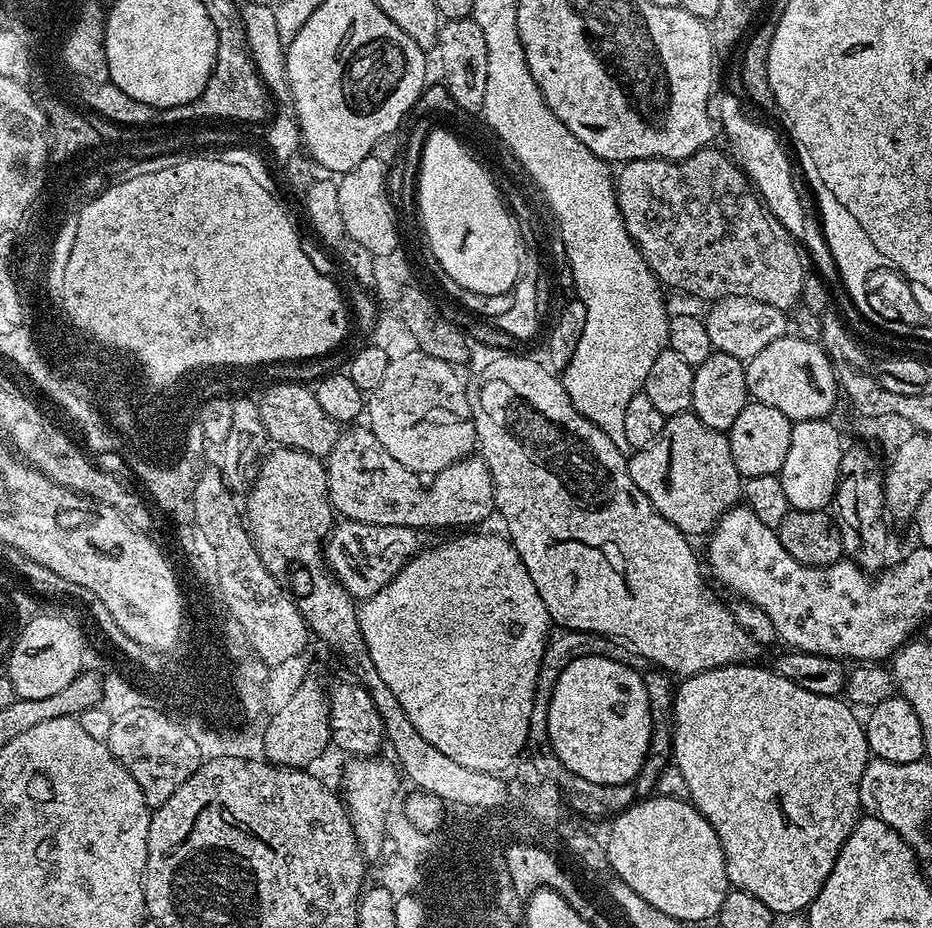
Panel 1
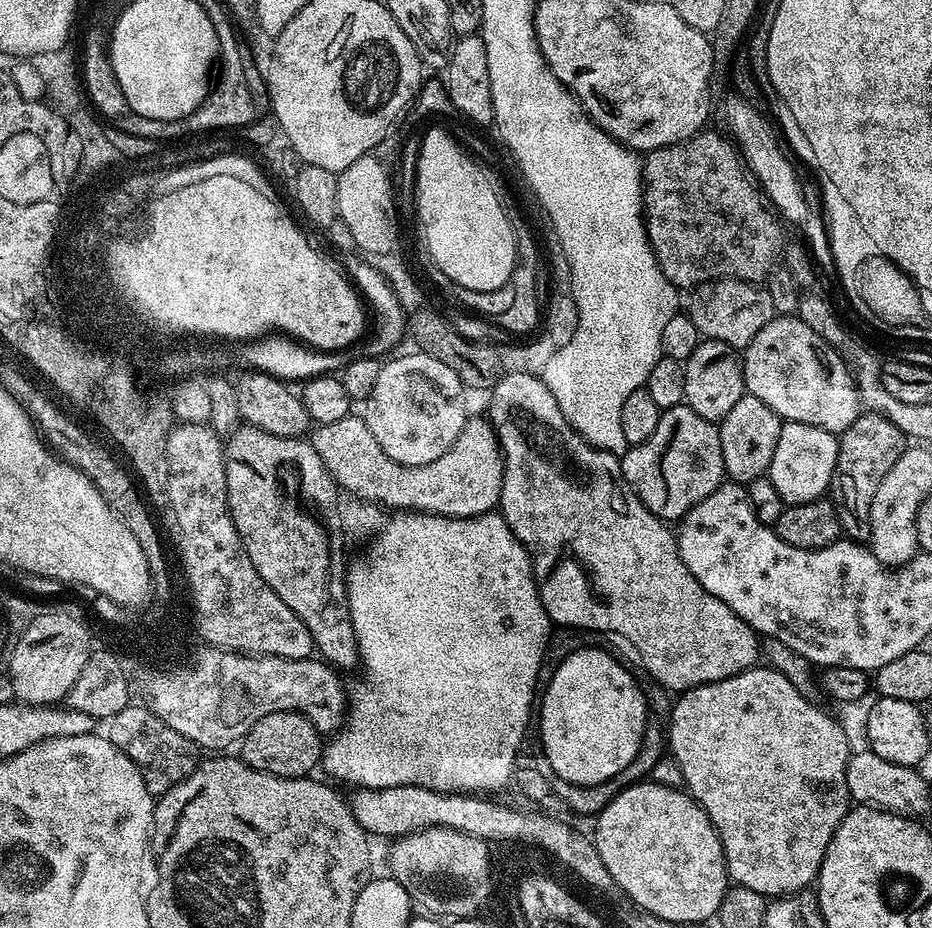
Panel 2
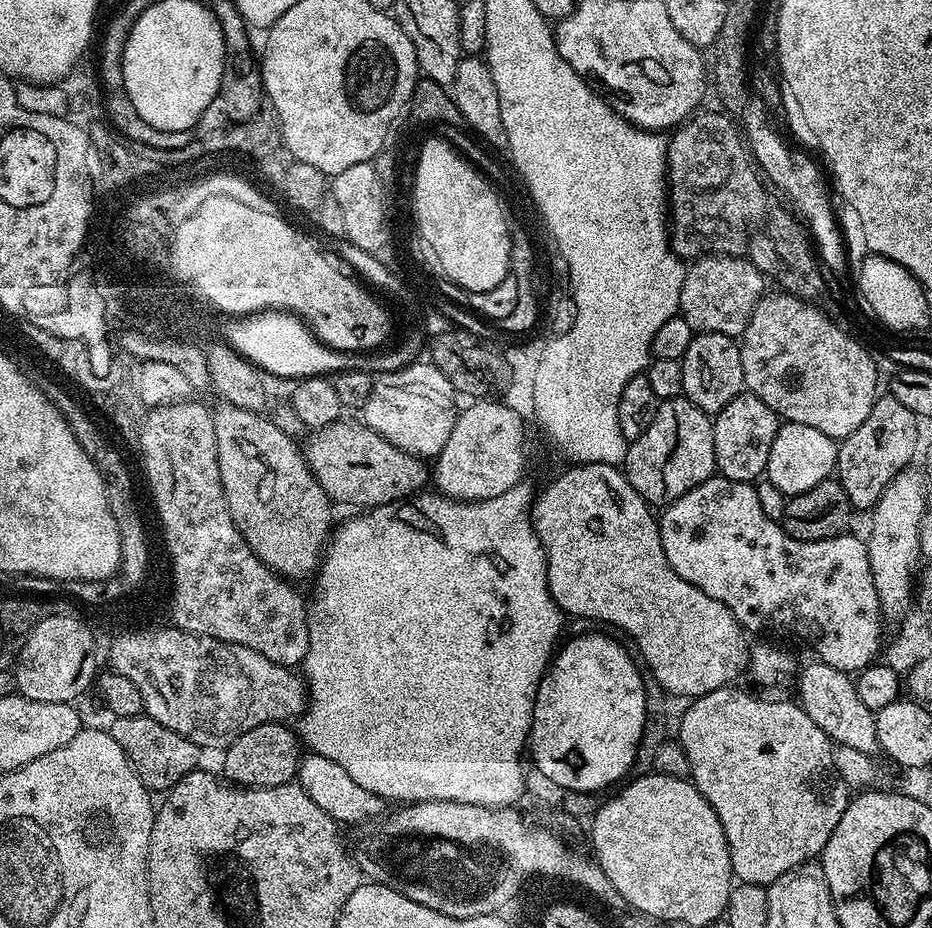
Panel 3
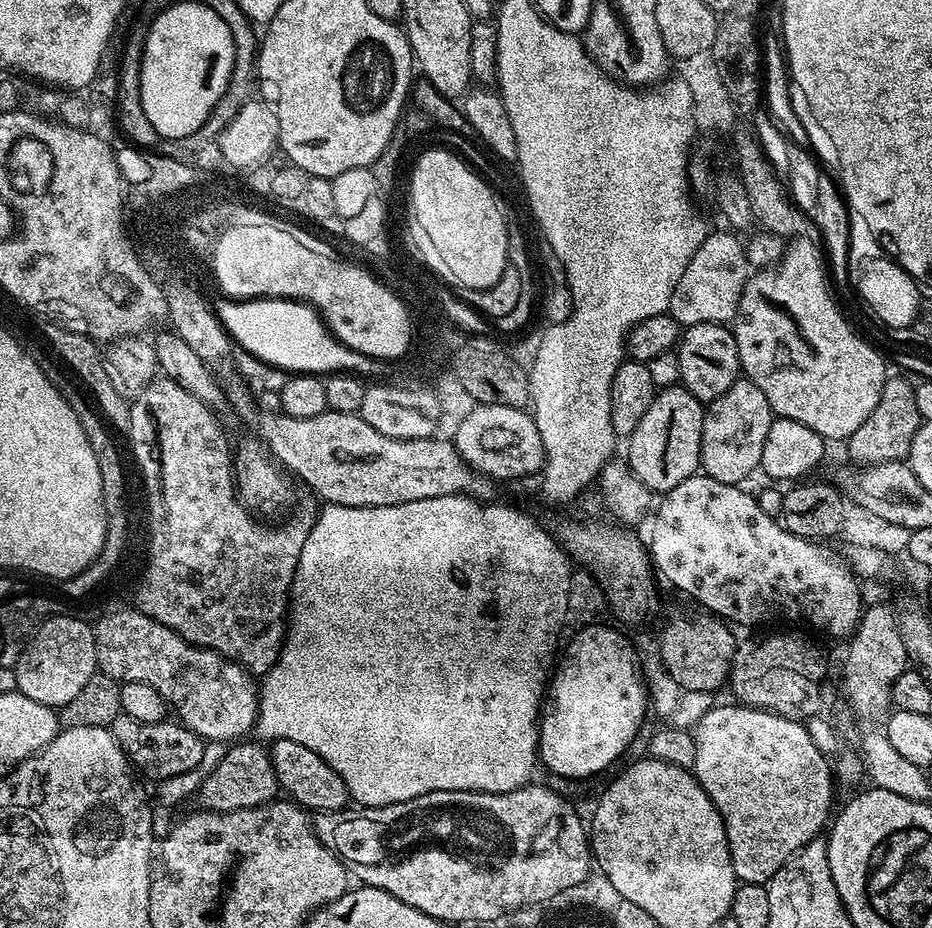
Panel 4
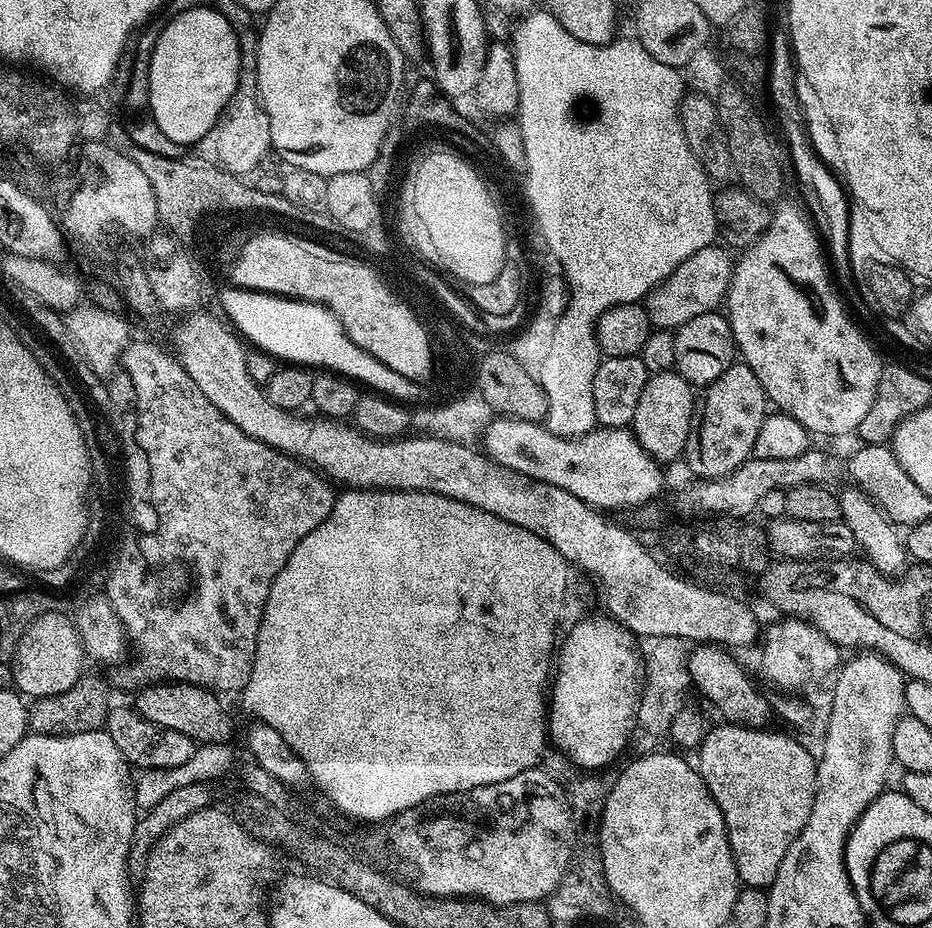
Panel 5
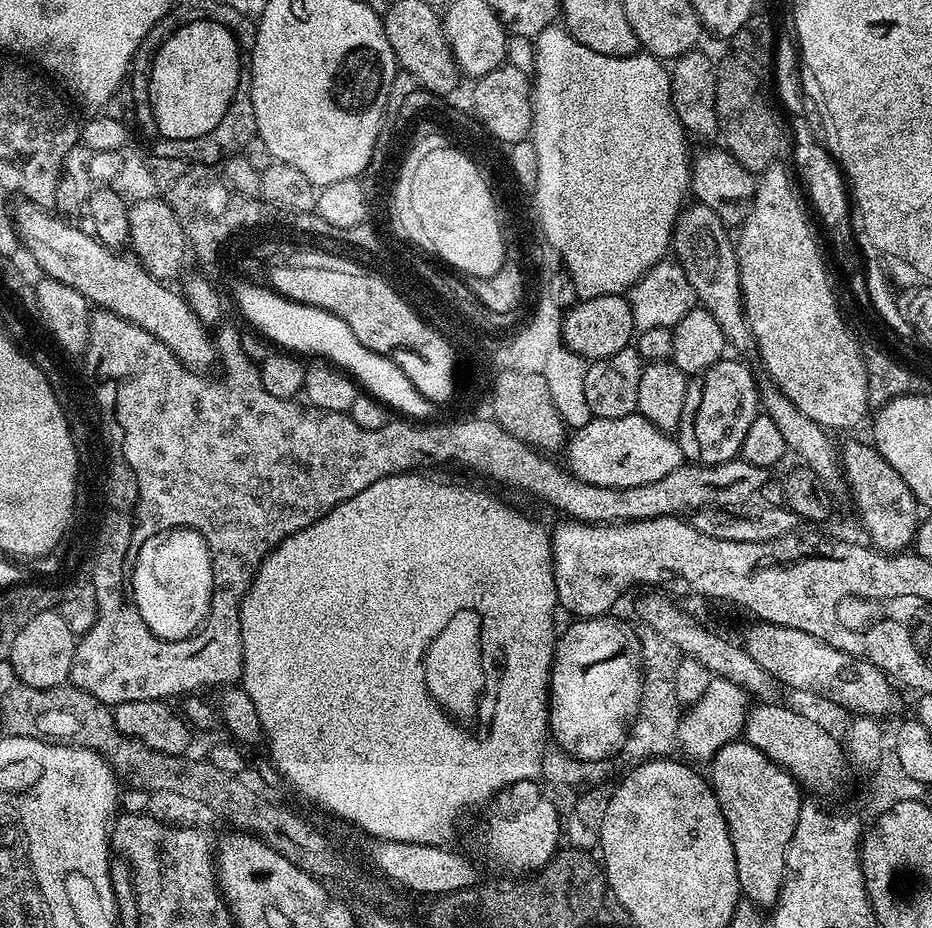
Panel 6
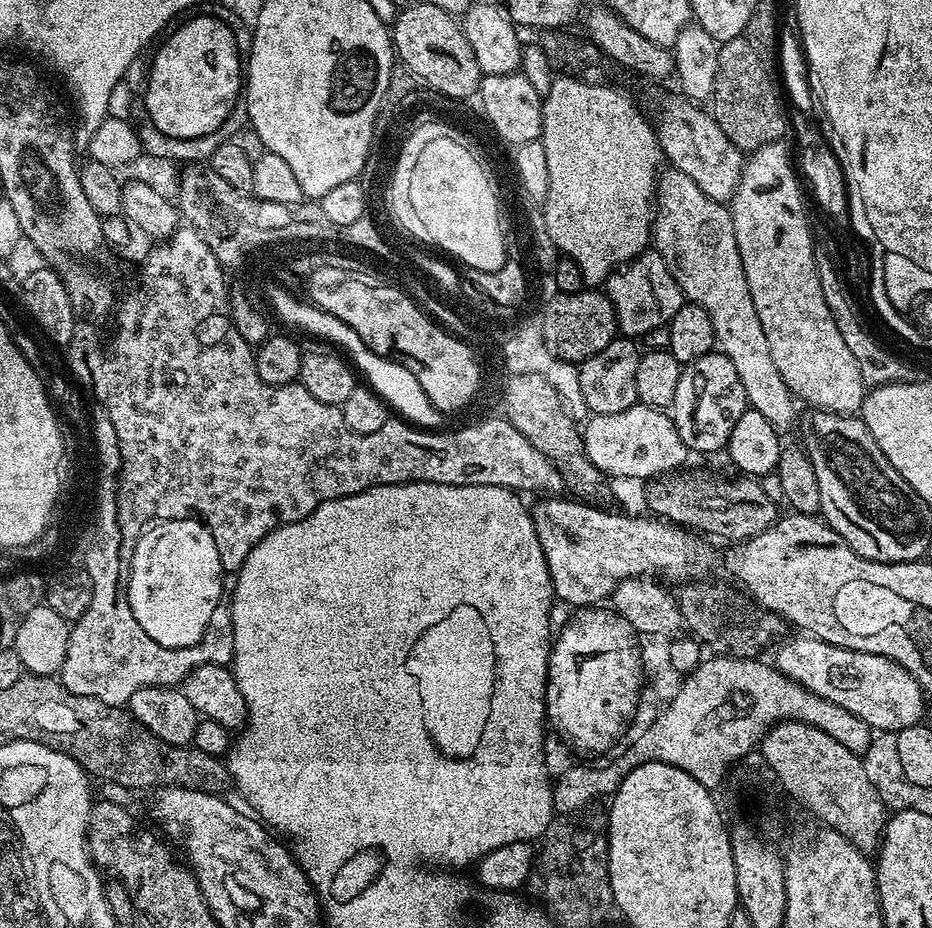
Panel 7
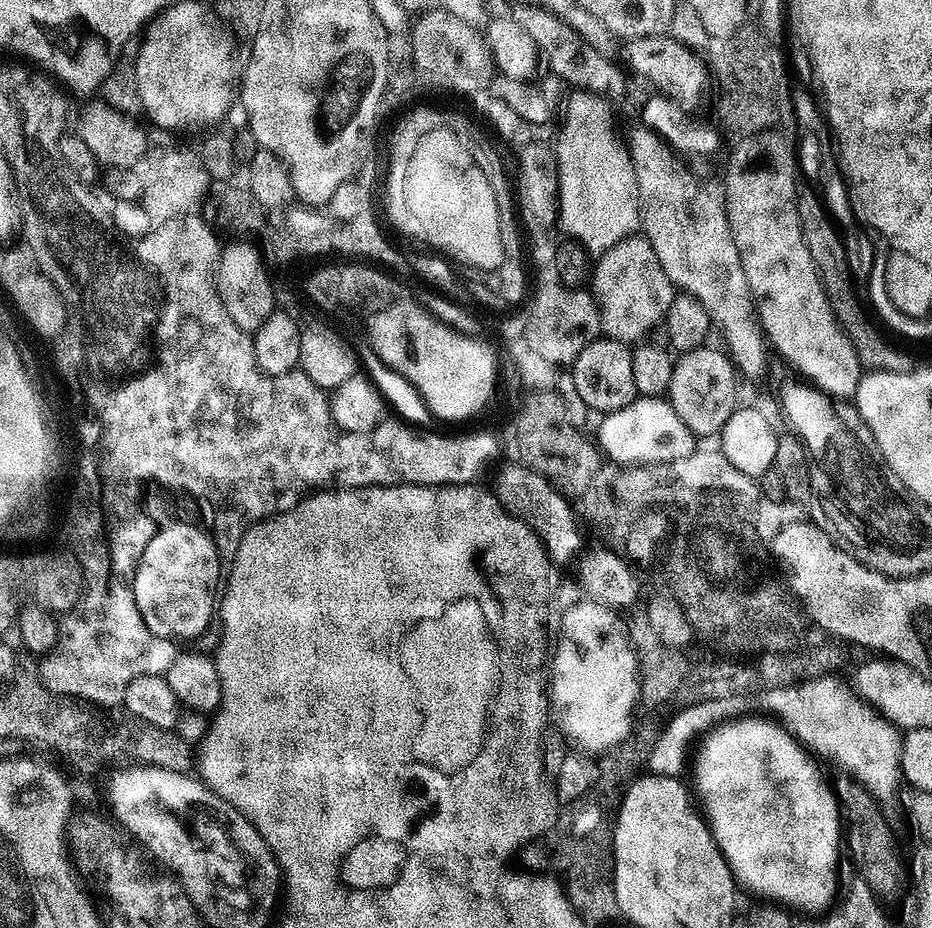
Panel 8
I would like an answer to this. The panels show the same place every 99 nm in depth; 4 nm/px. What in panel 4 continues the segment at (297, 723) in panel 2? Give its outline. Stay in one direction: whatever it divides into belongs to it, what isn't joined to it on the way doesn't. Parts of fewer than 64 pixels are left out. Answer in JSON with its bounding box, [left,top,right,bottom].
[194,742,281,812]

